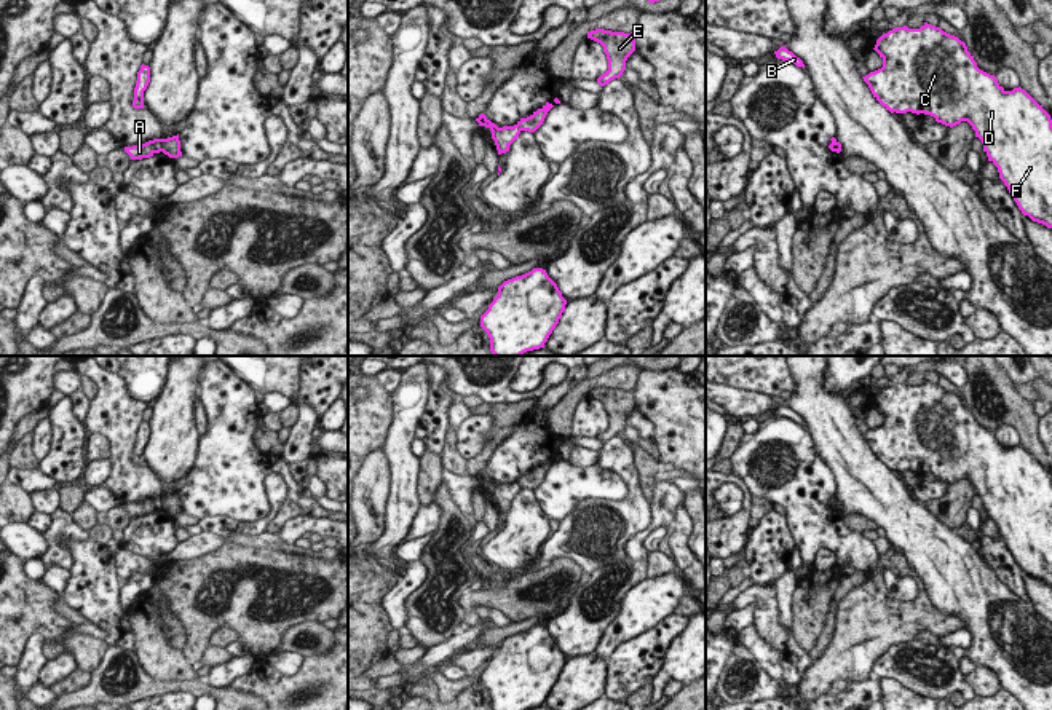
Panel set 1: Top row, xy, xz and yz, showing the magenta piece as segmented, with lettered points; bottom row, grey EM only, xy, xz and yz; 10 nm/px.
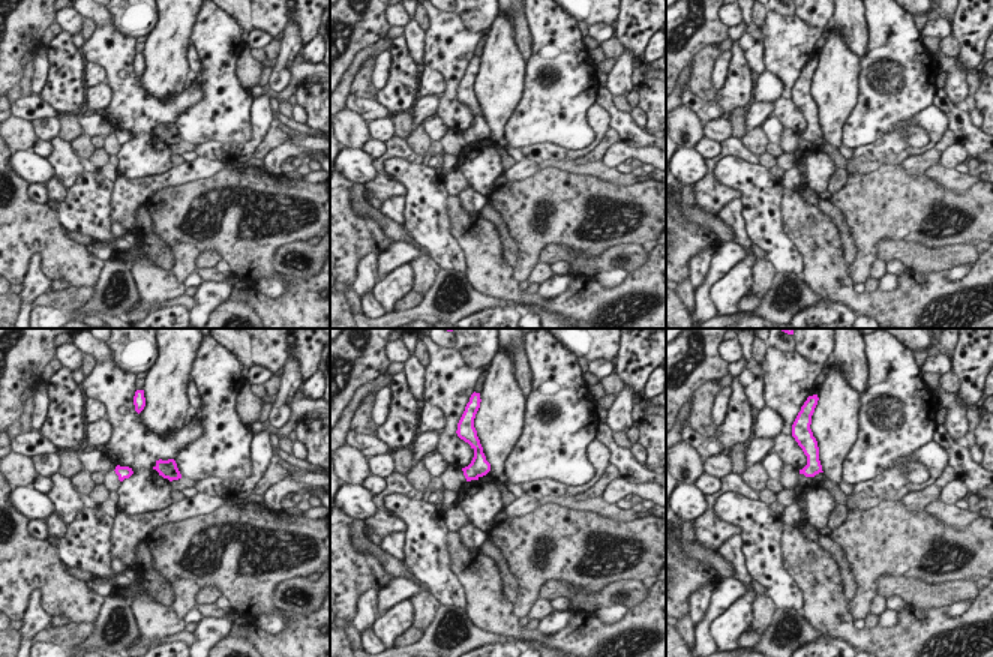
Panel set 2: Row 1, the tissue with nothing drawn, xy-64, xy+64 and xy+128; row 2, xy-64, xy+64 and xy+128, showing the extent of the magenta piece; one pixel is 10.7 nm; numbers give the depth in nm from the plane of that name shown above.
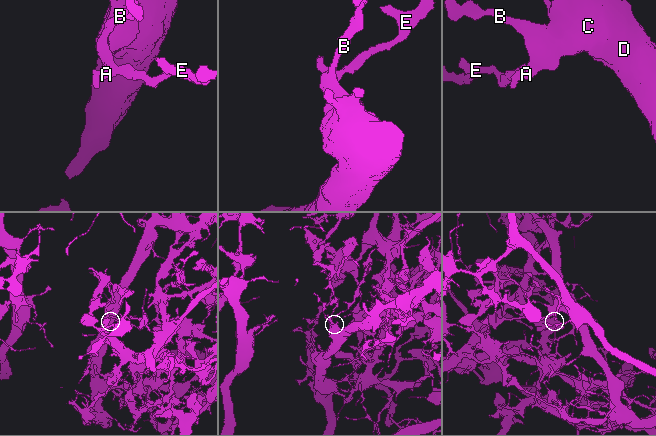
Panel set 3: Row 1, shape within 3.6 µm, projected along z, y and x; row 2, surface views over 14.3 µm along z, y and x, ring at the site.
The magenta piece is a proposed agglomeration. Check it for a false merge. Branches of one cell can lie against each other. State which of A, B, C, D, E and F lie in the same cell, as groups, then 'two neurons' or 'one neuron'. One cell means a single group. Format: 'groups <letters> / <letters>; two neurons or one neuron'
groups A B C D F / E; two neurons

